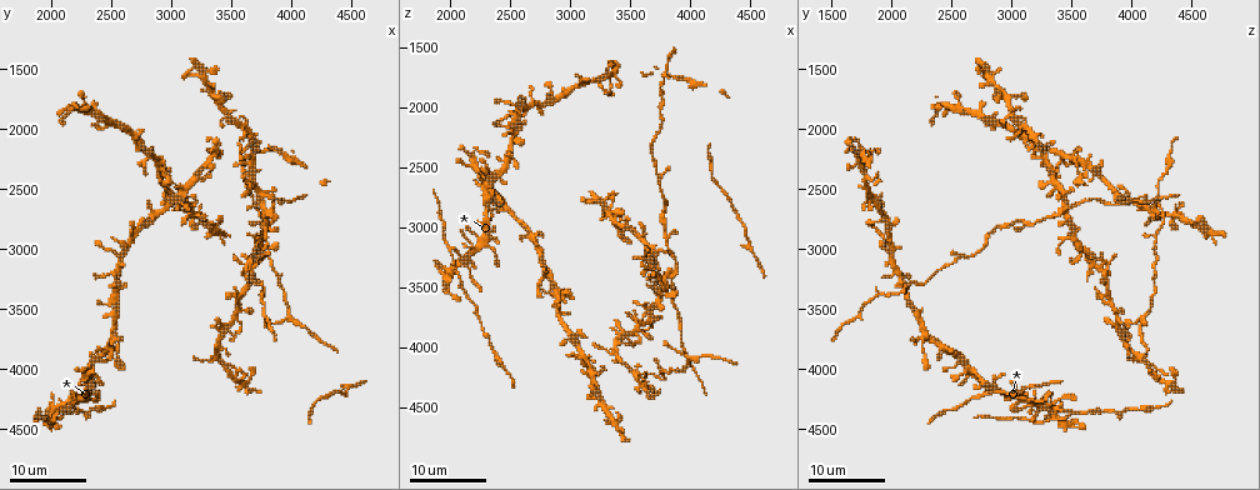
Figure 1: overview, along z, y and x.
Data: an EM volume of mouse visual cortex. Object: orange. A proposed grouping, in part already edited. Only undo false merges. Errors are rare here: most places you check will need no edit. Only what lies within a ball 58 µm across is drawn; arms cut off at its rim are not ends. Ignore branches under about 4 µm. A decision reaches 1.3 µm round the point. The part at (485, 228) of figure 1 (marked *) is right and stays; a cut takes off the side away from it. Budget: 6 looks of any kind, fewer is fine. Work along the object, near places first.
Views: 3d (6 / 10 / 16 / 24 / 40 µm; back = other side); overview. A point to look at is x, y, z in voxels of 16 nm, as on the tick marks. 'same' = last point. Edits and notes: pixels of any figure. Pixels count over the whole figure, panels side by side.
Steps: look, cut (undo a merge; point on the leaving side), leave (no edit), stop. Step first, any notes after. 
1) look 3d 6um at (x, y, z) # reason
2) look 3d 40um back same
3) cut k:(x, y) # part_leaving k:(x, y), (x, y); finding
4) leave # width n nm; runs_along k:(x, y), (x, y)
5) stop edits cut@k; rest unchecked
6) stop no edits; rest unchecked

look 3d 24um at (3980, 3560, 4100) # branch point

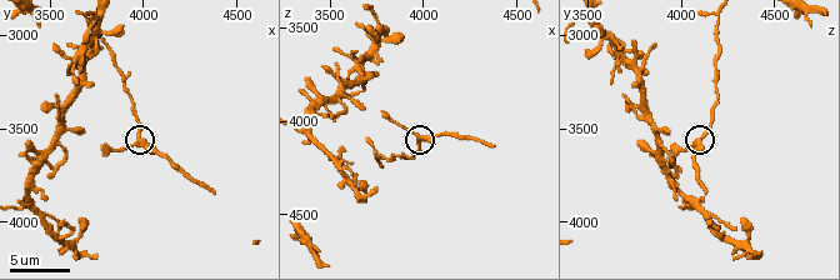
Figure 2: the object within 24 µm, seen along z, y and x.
look 3d 10um at (4000, 3580, 4100) # zoom in

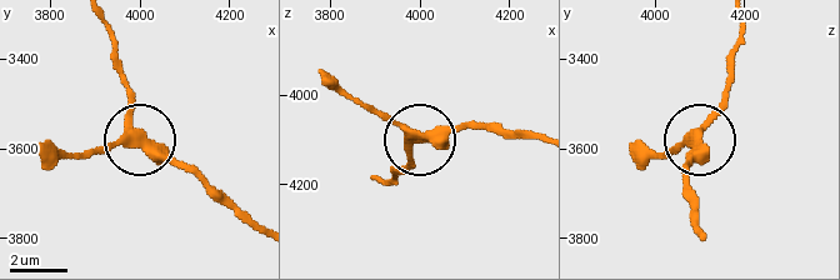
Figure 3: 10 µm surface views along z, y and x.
leave # arms 3; one neuron here

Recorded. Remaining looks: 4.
look 3d 16um at (3820, 2680, 3380) # four arms meet

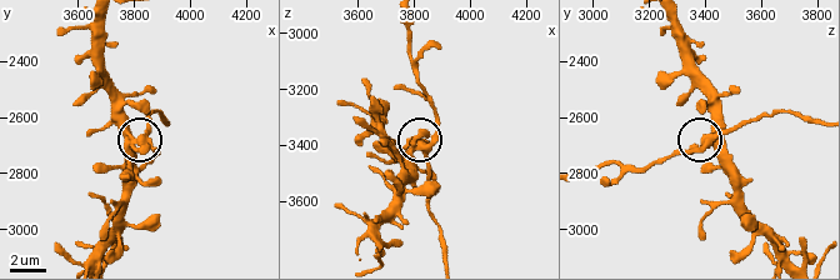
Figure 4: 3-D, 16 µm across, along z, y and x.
look 3d 6um at (3820, 2680, 3400)

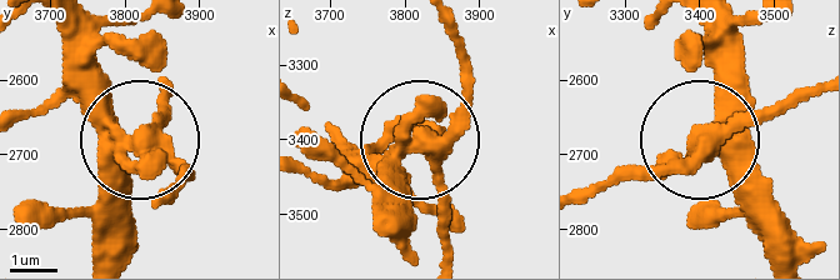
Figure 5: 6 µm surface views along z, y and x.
leave # side_arm 28 um; arms 4; one neuron here

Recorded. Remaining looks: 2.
look 3d 16um at (3560, 3500, 3860) # three arms meet

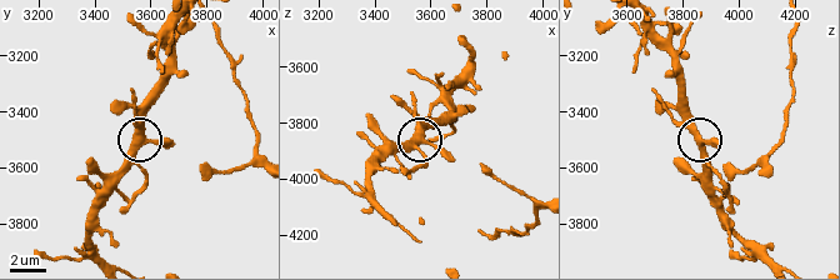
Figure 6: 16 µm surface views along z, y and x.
leave # width 340 nm; one neuron here

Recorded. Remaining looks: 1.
stop no edits; rest unchecked

